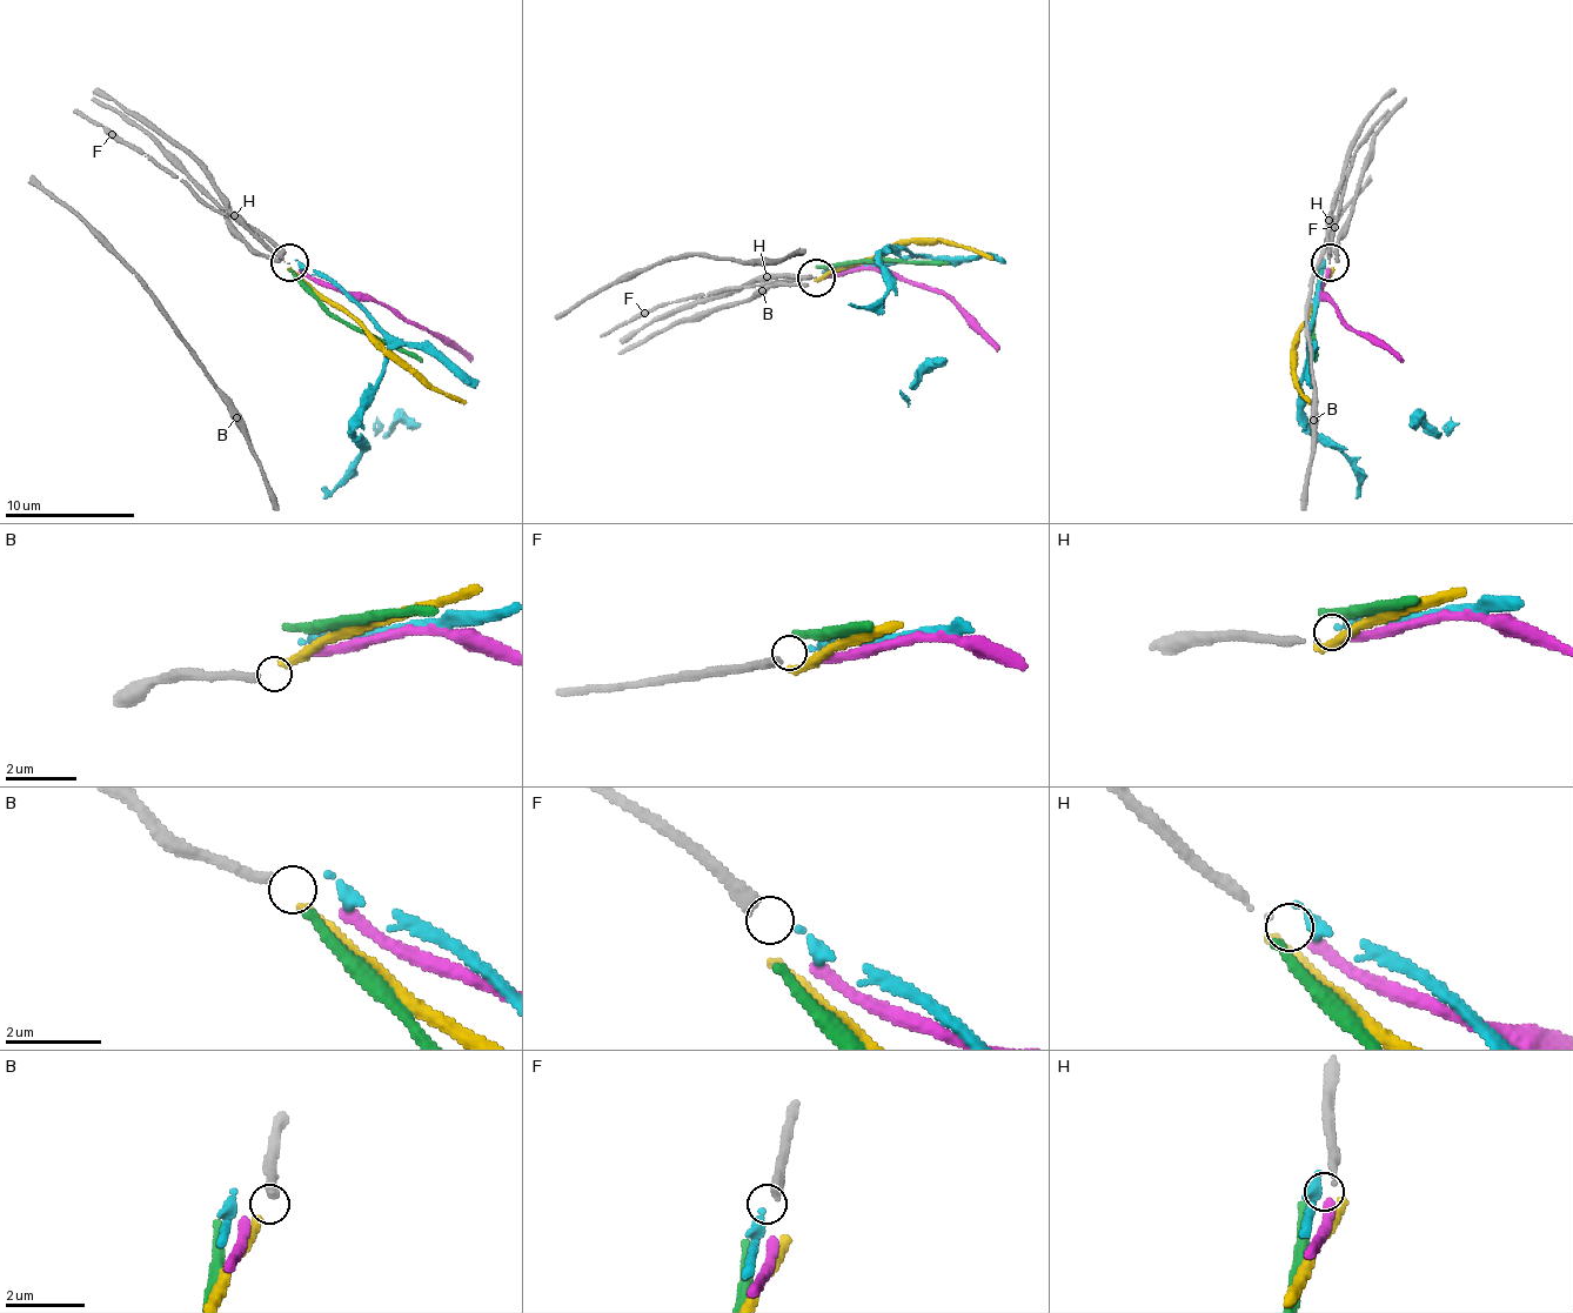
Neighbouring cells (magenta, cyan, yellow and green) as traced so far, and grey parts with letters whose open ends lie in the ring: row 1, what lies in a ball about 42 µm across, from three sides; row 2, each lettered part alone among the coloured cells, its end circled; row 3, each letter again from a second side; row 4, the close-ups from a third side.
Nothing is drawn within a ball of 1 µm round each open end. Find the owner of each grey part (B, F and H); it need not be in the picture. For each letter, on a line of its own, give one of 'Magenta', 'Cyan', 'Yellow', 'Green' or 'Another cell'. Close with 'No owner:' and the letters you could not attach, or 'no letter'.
B: Yellow
F: Cyan
H: Magenta
No owner: no letter

